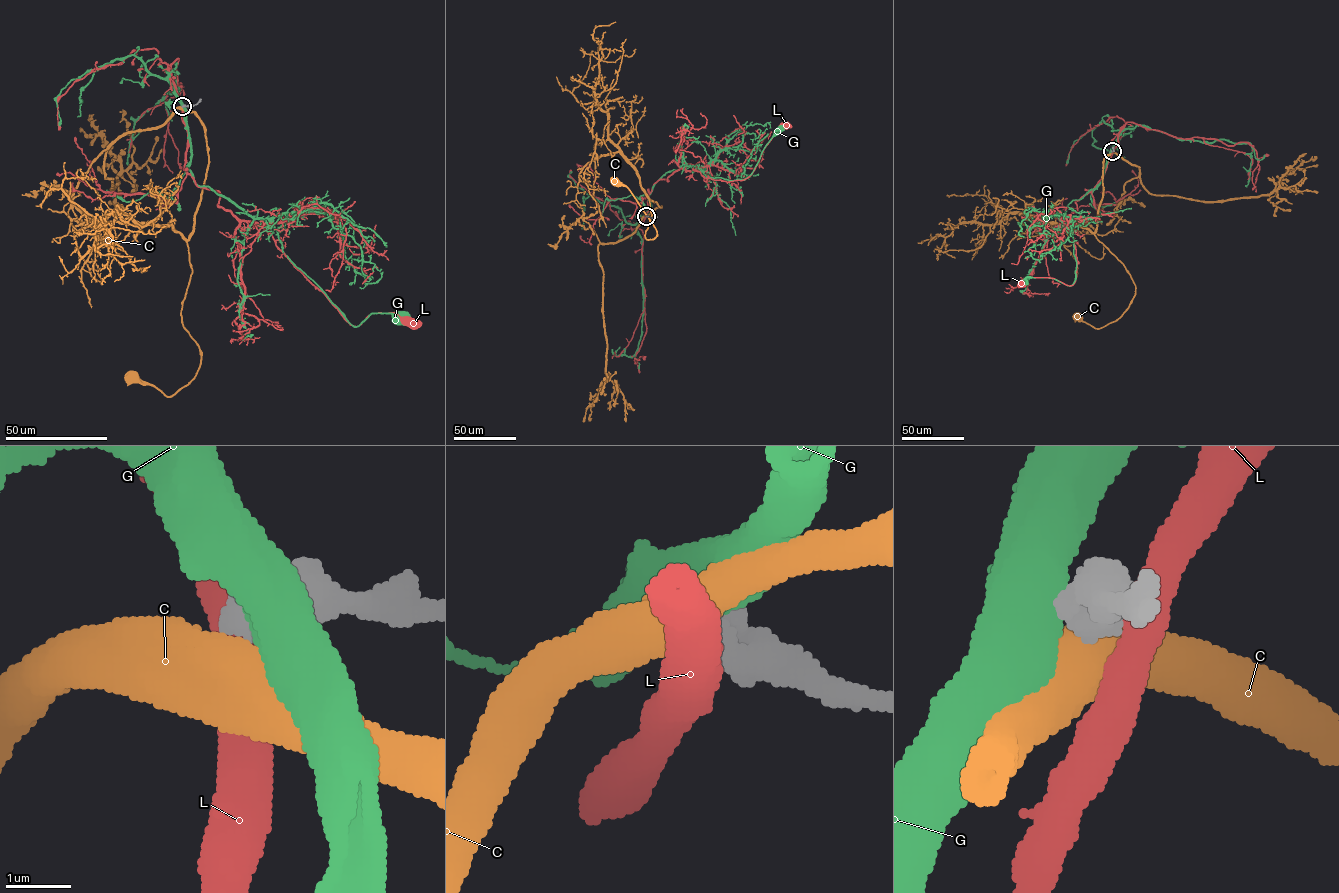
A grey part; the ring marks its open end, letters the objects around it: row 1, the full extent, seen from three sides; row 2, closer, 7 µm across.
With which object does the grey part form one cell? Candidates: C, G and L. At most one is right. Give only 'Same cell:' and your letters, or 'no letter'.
Same cell: no letter

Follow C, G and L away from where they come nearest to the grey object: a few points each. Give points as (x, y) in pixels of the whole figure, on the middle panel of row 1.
C: (646, 216), (661, 206), (648, 198), (652, 216), (645, 237), (652, 239), (653, 224), (633, 194), (614, 181)
G: (646, 215), (651, 207), (648, 195), (666, 173), (698, 167), (707, 177), (743, 179), (781, 127)
L: (646, 216), (653, 185), (668, 181), (679, 169), (726, 181), (745, 179), (786, 124)

